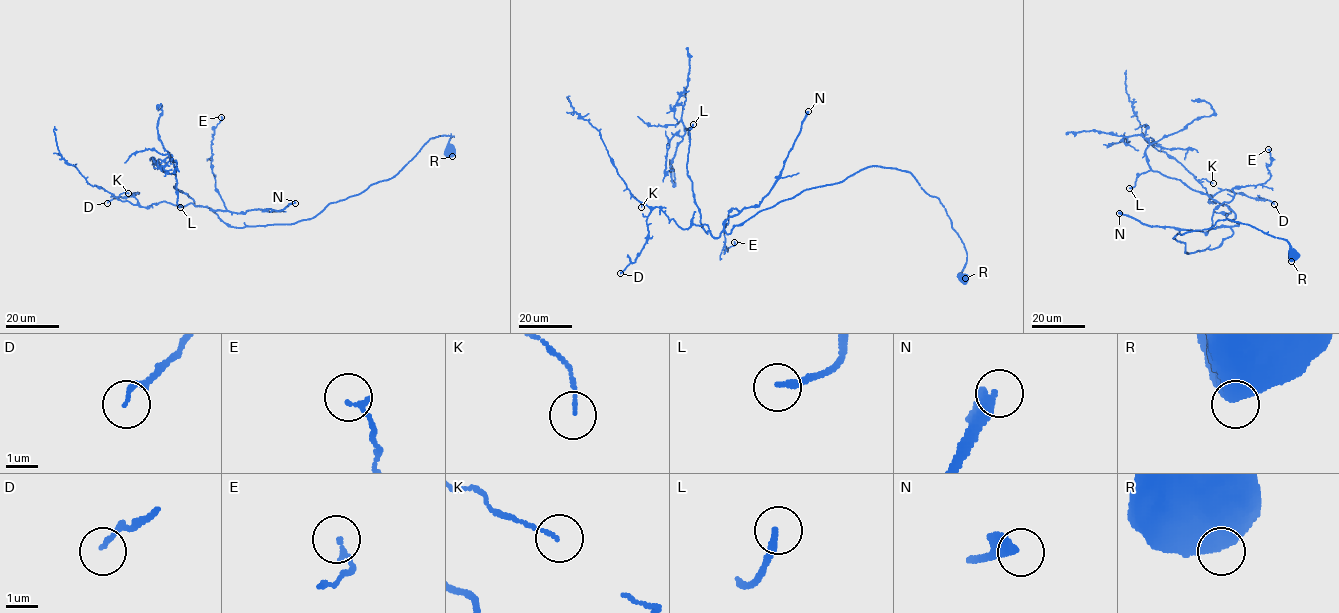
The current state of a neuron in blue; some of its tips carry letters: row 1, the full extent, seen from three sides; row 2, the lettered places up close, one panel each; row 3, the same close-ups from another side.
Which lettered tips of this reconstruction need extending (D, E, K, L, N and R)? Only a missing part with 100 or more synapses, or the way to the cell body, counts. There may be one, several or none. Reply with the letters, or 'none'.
N

